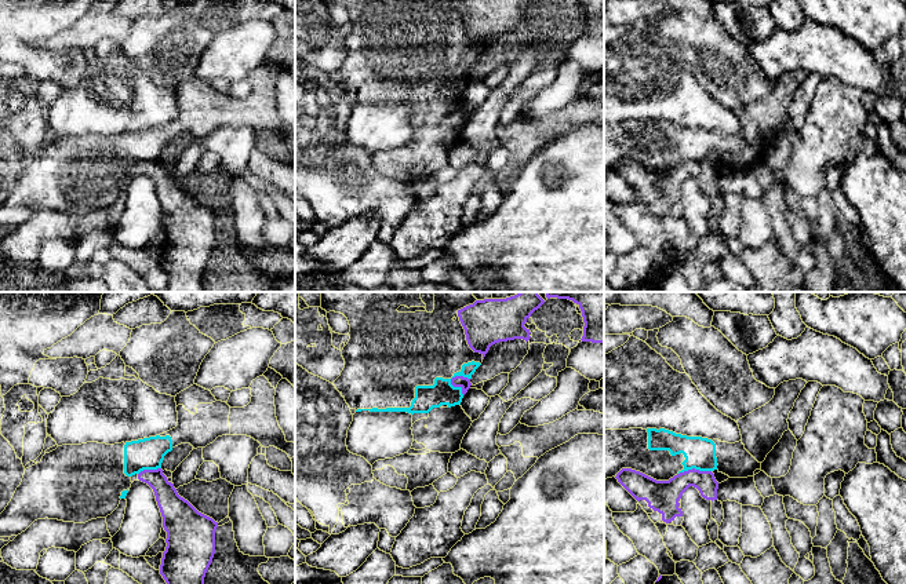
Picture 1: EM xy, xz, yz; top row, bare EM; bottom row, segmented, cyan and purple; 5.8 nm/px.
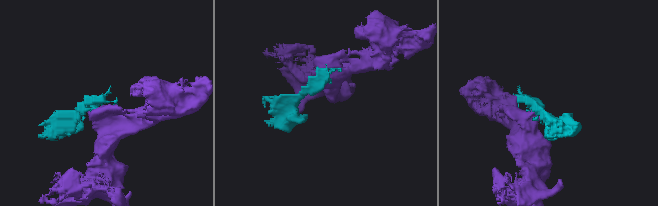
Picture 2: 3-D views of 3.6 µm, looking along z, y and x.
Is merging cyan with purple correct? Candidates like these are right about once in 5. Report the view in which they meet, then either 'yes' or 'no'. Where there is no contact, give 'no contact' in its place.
meets cyan in xz; no

